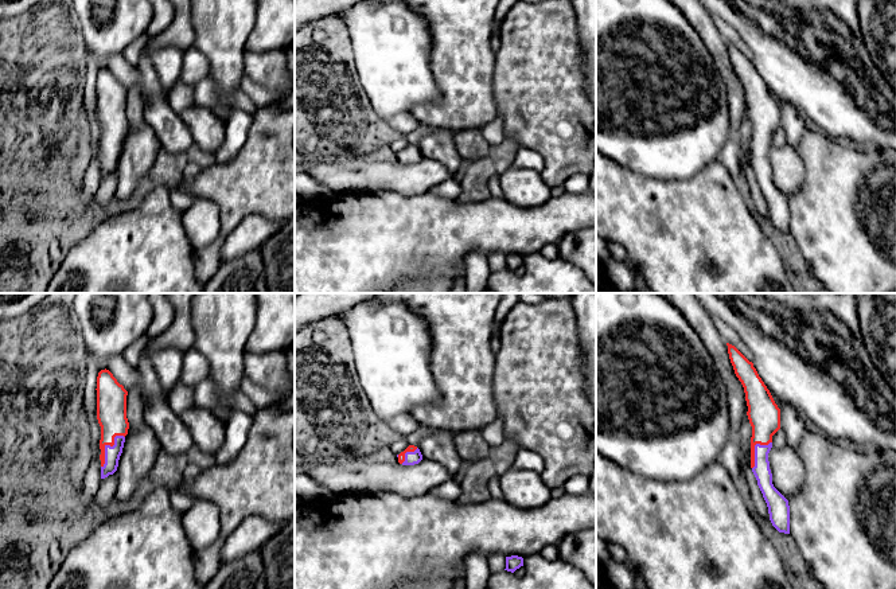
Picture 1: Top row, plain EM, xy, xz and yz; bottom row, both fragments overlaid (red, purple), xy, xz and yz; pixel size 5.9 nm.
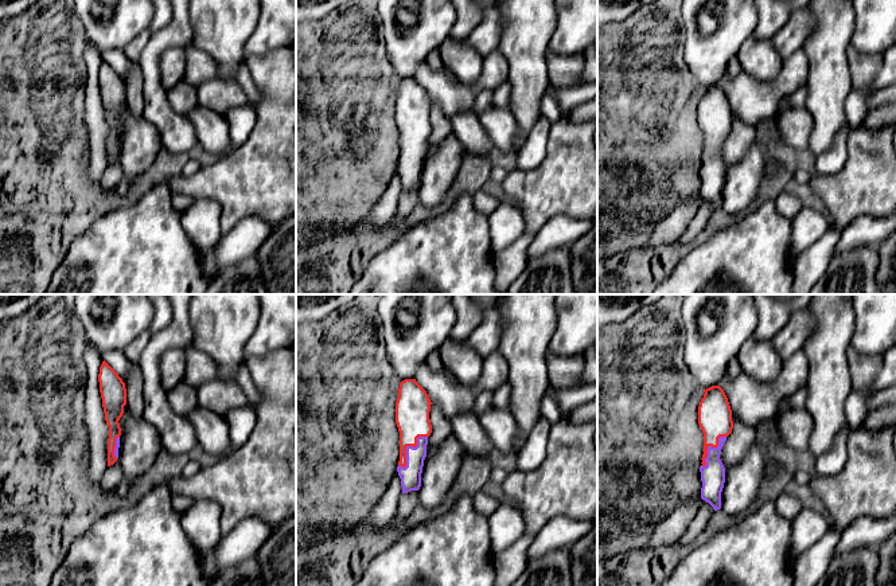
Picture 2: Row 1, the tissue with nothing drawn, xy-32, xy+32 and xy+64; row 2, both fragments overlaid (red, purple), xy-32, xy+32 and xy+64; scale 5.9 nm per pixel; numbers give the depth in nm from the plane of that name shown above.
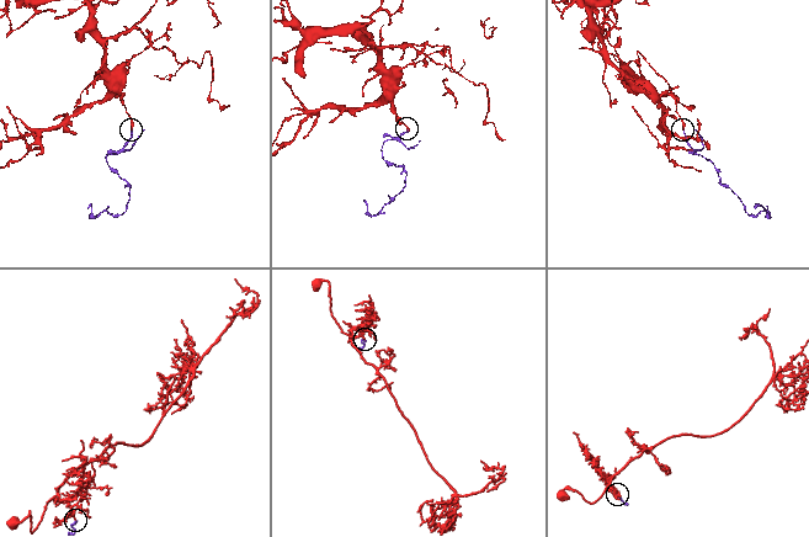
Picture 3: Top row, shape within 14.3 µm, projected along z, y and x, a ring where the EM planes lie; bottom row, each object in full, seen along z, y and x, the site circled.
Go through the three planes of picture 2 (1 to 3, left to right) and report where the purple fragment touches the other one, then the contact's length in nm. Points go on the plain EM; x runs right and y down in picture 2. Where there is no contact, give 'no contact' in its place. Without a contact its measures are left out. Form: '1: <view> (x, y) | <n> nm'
1: xy-32 (115, 145) | 140 nm
2: xy+32 (408, 144) | 260 nm
3: xy+64 (709, 144) | 240 nm

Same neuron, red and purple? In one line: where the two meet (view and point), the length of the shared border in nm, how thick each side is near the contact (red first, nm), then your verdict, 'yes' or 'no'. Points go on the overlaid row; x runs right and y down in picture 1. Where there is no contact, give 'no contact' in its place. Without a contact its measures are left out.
xy (106, 444) | 240 nm | 180/100 nm | yes

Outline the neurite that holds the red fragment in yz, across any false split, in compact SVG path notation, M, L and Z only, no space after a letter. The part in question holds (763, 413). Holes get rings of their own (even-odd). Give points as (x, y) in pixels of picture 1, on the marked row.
M726 343L735 374L741 382L748 406L748 420L752 426L751 468L768 507L772 526L790 534L788 500L774 487L768 453L772 448L772 436L780 429L780 409L770 390L759 377L753 363L735 346Z

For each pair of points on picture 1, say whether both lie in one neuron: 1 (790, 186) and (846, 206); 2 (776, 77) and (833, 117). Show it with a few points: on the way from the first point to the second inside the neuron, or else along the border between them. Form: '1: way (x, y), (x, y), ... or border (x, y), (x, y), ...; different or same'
1: border (799, 156), (803, 164), (803, 182), (787, 198); different
2: way (790, 77), (819, 104); same

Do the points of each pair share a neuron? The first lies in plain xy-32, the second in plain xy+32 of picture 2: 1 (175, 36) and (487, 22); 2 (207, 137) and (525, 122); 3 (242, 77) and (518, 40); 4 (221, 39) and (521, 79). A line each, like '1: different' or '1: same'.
1: same
2: different
3: different
4: same

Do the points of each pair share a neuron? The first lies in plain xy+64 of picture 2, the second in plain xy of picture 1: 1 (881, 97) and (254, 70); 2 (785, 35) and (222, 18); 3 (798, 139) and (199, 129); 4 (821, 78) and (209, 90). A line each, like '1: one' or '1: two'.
1: two
2: two
3: one
4: two

